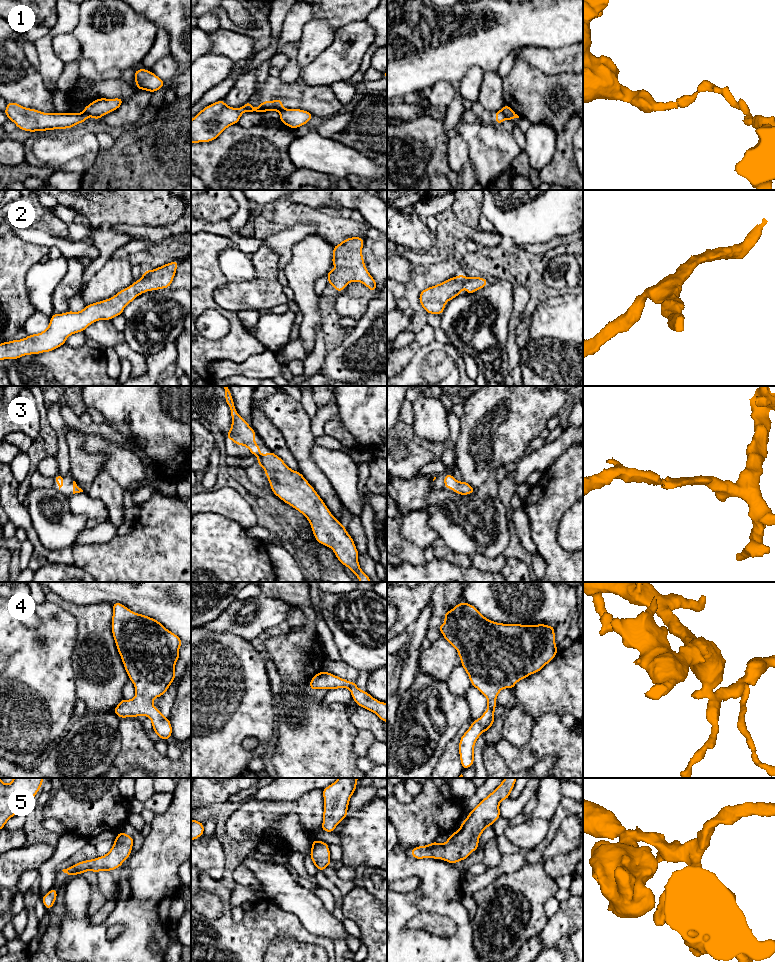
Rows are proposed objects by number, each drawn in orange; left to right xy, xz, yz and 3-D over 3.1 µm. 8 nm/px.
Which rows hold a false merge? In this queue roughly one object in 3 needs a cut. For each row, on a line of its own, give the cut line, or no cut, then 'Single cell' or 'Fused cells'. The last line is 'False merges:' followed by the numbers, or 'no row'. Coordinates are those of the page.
1: Split along yz (501, 110), (505, 118). Fused cells
2: No split. Single cell
3: No split. Single cell
4: No split. Single cell
5: No split. Single cell
False merges: 1

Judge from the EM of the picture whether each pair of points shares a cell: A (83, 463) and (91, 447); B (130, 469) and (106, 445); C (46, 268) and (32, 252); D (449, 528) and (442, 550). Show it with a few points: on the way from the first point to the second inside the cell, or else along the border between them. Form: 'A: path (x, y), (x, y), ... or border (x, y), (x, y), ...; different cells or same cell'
A: border (84, 434), (83, 447), (104, 458), (103, 469); different cells
B: path (124, 463), (112, 451); same cell
C: border (42, 259), (30, 268), (26, 275), (26, 280); different cells
D: border (439, 536), (452, 550), (465, 555); different cells

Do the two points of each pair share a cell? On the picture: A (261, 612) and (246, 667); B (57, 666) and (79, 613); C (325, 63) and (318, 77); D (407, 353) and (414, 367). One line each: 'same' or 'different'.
A: different
B: different
C: same
D: different

